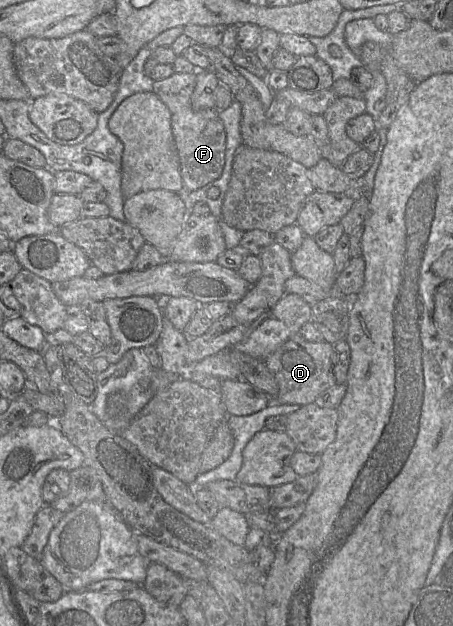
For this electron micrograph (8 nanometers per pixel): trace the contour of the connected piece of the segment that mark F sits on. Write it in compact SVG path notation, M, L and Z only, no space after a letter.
M174 73L153 83L153 92L166 104L171 113L171 125L176 144L180 173L186 191L196 191L220 178L225 165L226 132L216 108L196 111L191 105L195 89L195 73Z

